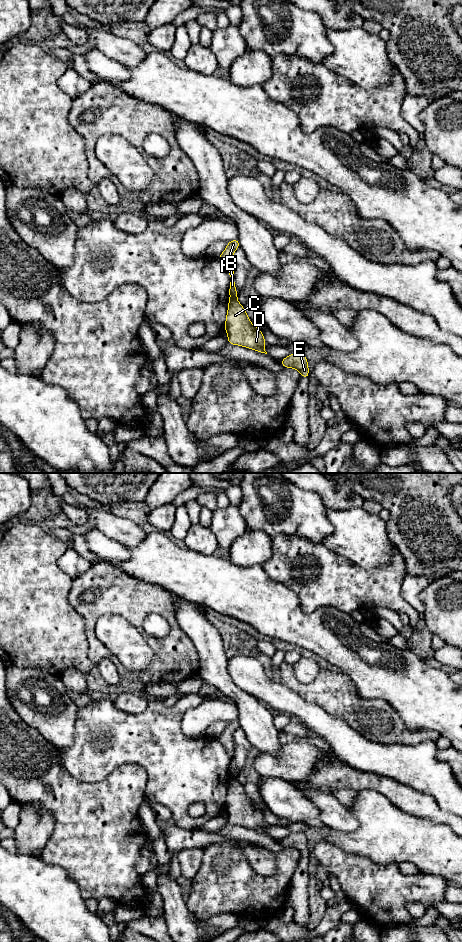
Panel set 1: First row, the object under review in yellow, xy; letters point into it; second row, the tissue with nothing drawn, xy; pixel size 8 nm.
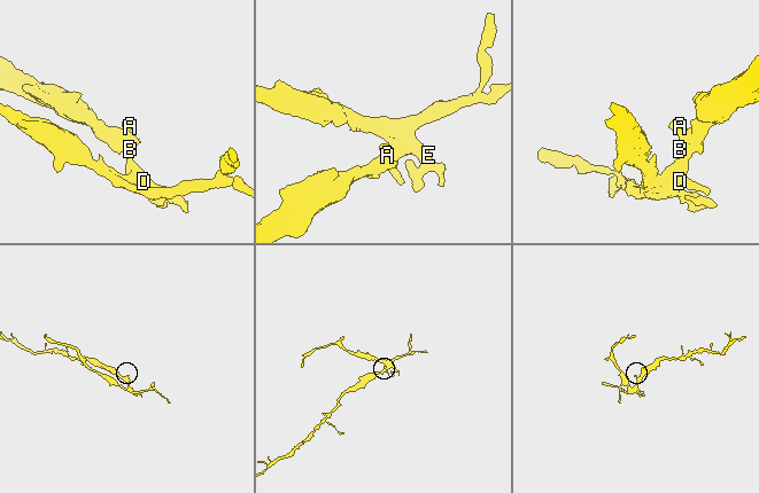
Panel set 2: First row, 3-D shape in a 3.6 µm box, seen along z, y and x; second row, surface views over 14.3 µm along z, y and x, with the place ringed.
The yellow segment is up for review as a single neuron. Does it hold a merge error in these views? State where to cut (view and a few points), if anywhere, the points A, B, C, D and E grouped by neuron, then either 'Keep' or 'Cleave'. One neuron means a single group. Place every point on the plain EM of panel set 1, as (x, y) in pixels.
Split along xy (230, 777), (235, 779). Groups: A B / C D E. Cleave

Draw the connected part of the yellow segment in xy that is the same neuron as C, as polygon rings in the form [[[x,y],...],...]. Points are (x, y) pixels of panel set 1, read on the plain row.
[[[230,778],[228,781],[224,809],[228,815],[229,824],[267,834],[263,813],[251,803],[244,787],[237,779]]]

